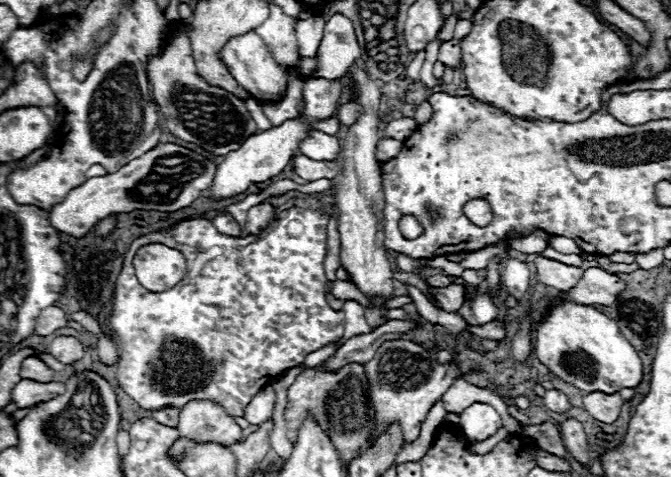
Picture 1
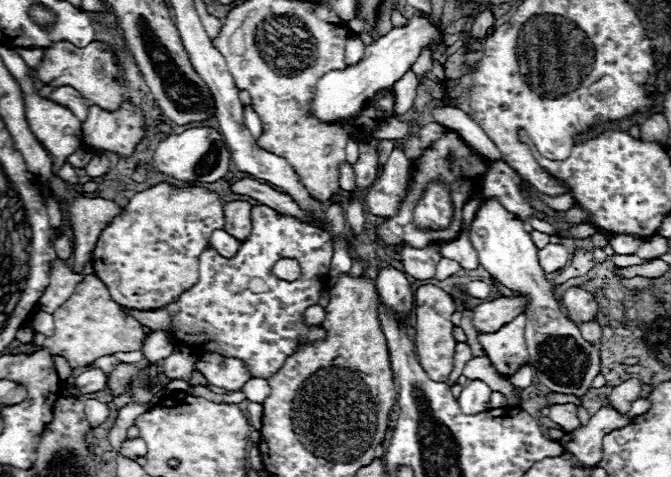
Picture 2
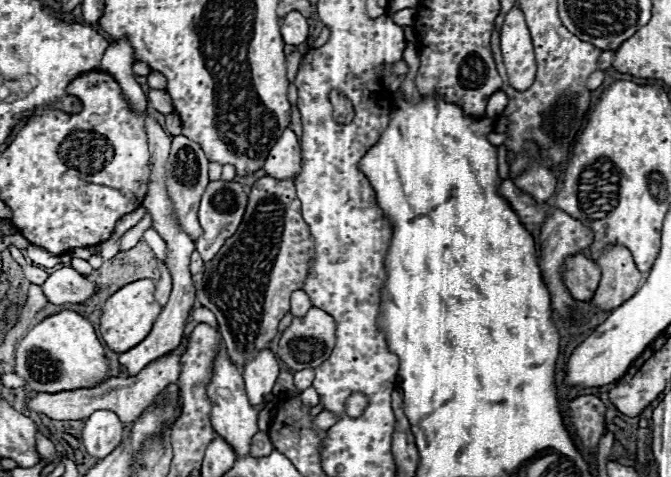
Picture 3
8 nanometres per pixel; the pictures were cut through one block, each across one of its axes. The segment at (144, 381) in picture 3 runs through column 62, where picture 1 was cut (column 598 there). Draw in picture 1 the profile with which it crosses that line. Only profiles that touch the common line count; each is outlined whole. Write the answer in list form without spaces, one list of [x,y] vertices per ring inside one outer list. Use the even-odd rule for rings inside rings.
[[[592,392],[584,396],[584,408],[586,412],[606,424],[612,424],[618,420],[620,408],[622,408],[622,398],[620,394],[604,394],[604,392]]]

